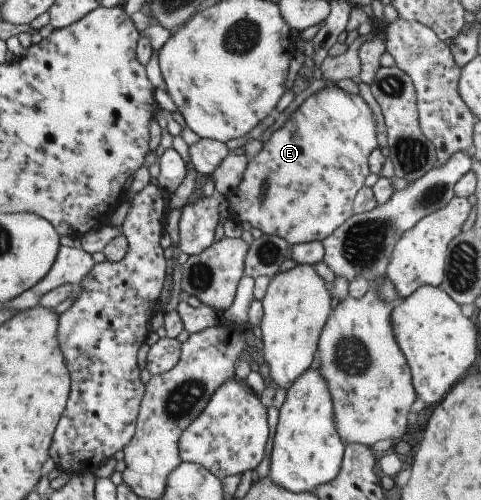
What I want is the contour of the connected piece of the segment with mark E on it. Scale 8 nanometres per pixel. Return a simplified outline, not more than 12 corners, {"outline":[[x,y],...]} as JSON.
{"outline":[[312,94],[249,158],[233,217],[290,245],[354,214],[370,106]]}

